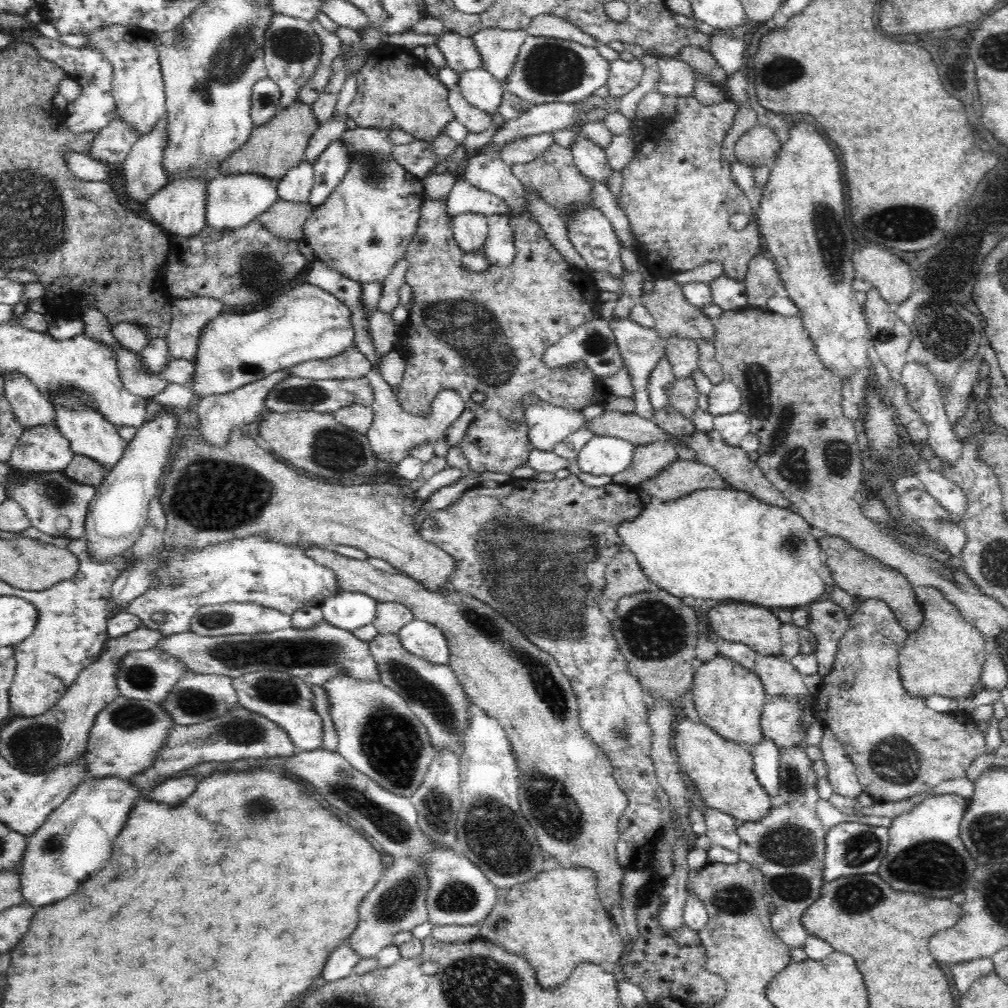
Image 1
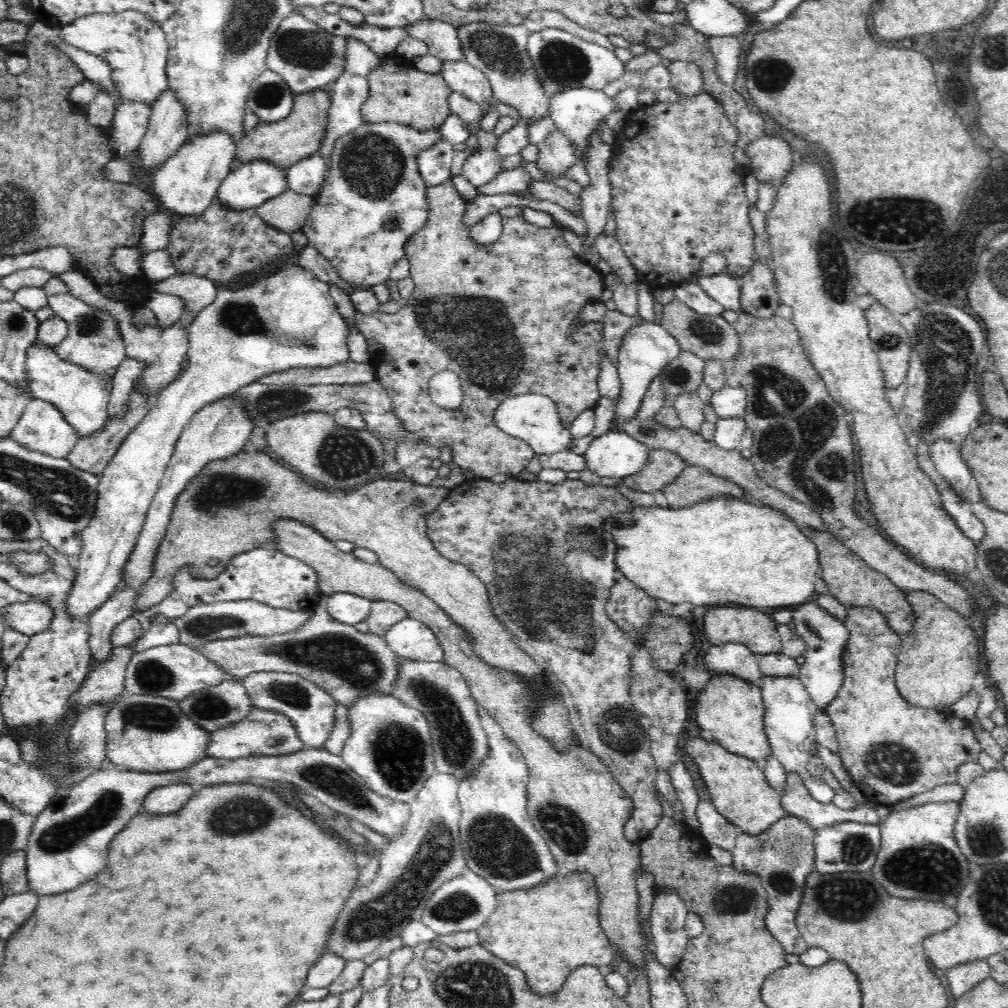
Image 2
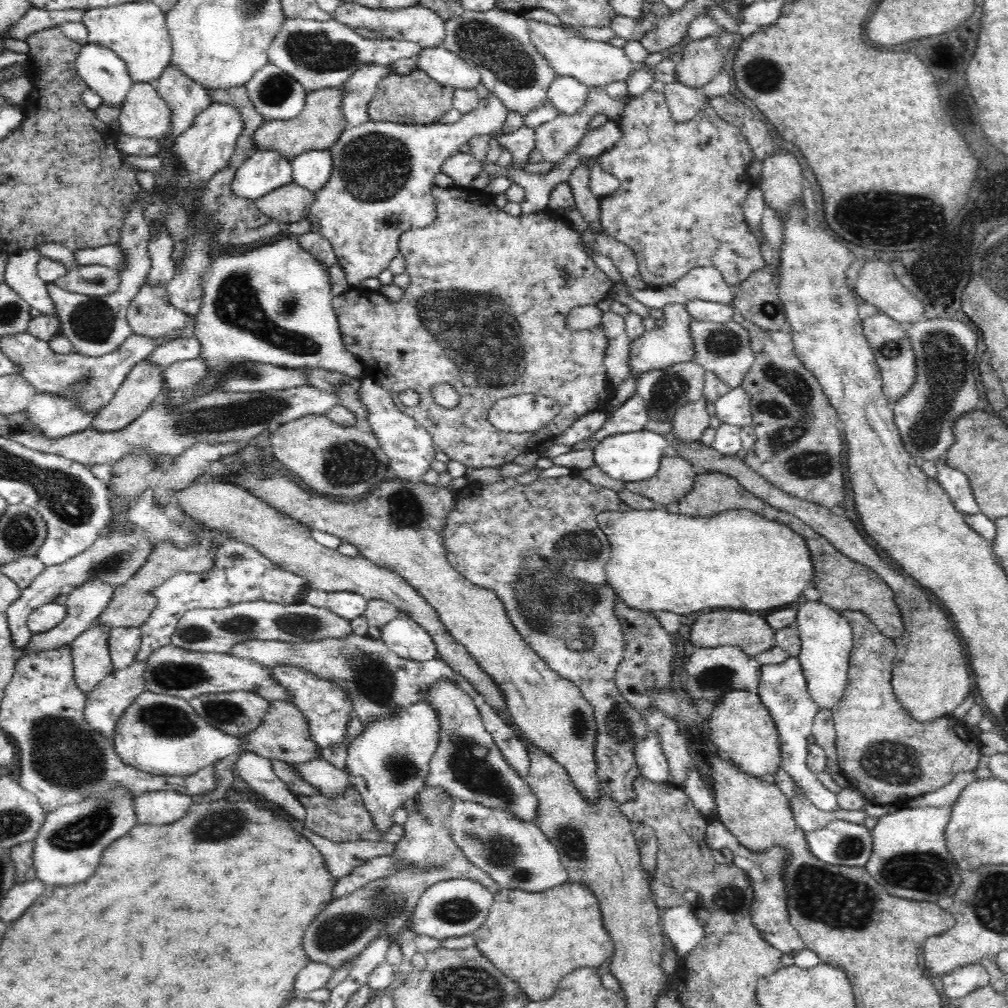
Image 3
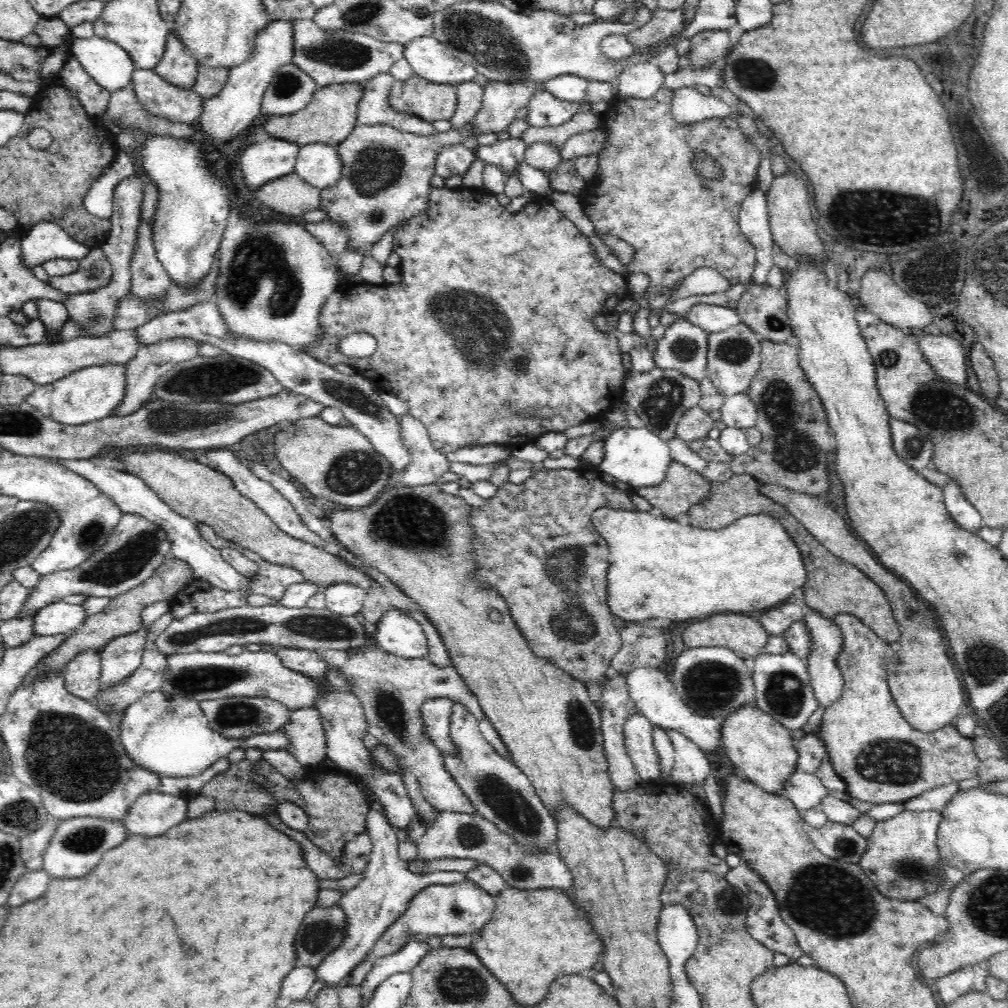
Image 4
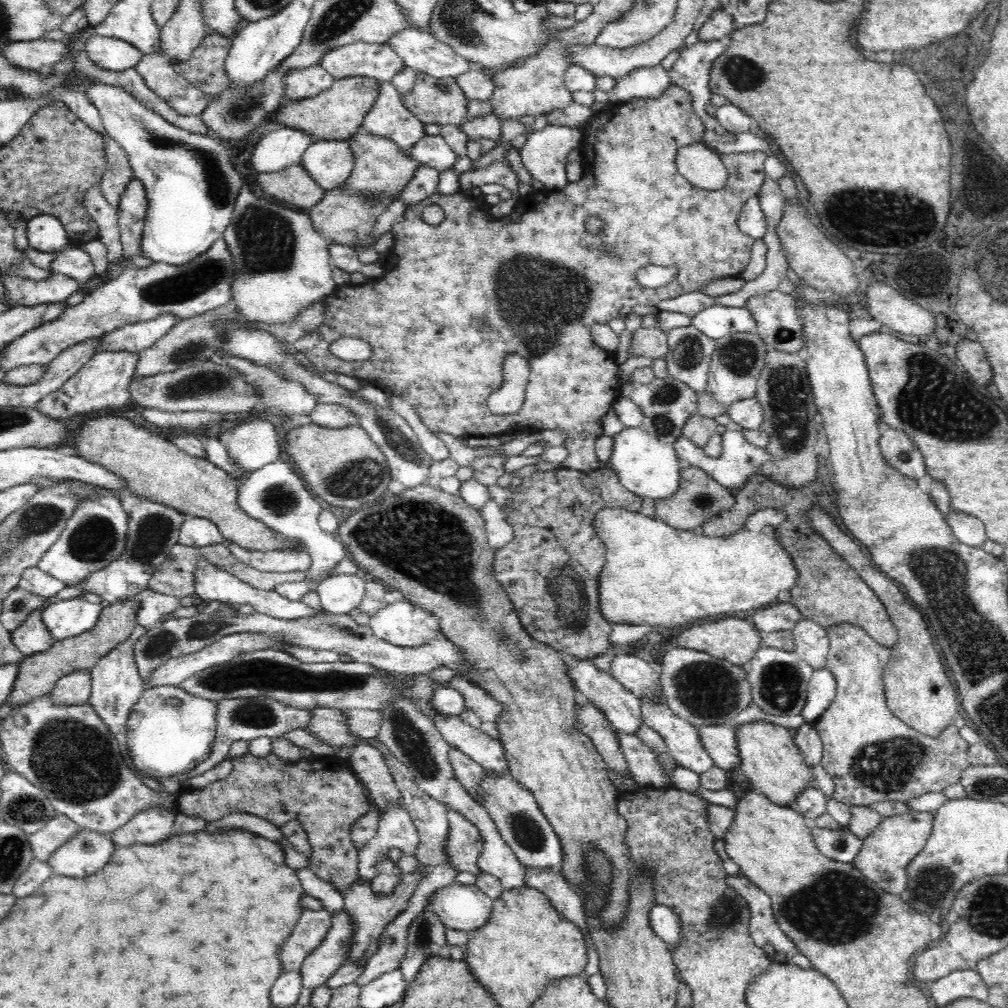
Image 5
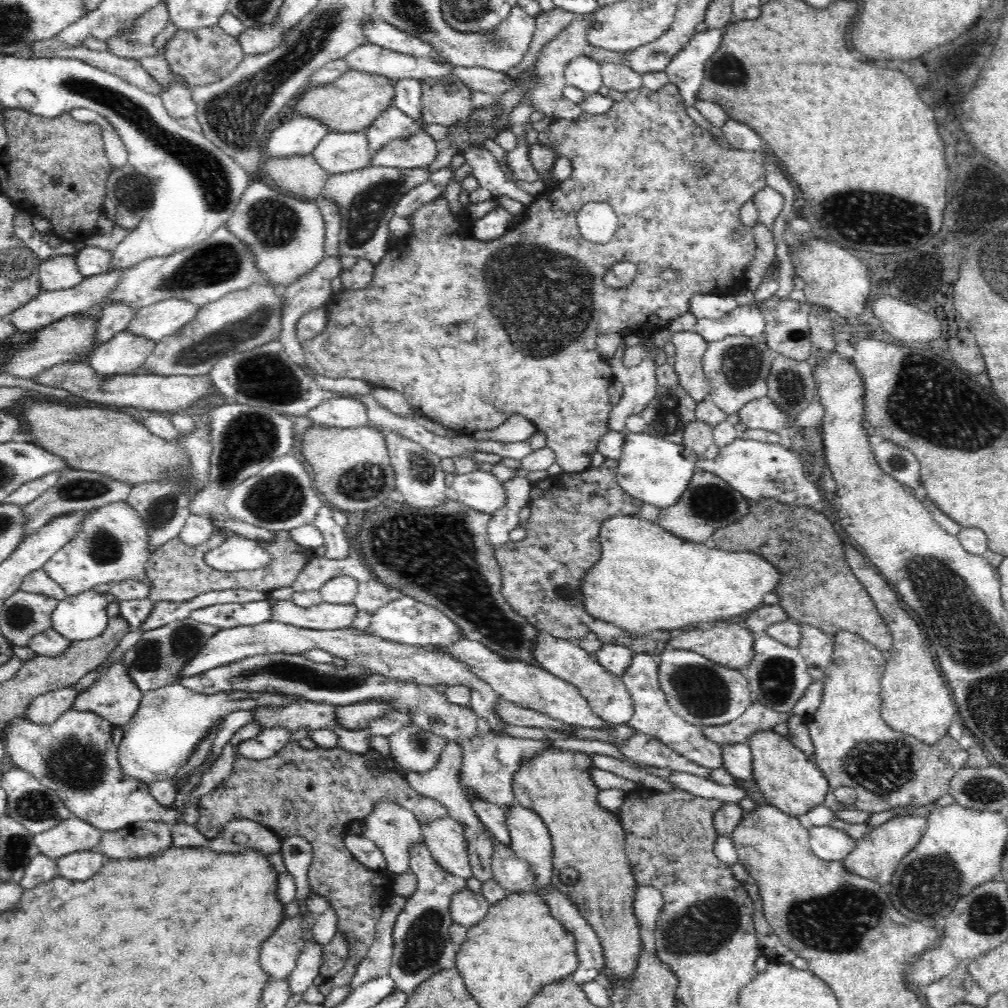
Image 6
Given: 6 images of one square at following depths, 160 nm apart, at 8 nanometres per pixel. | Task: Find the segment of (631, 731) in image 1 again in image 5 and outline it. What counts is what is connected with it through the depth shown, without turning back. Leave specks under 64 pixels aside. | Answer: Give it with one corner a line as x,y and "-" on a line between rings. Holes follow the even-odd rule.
607,465
588,473
562,466
552,471
540,470
523,477
522,484
518,488
510,487
509,492
511,497
504,506
504,513
513,535
504,546
494,551
494,578
513,602
517,618
528,637
580,662
593,662
612,646
612,623
600,611
600,572
606,564
606,545
595,531
593,518
599,510
608,507
640,512
643,497
626,489

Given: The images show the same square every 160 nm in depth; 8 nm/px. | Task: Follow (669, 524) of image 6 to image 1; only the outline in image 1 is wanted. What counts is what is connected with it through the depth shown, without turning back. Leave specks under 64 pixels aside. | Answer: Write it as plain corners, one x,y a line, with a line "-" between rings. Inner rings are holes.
658,439
636,445
630,464
613,476
613,482
638,486
644,479
655,475
660,469
677,459
674,442

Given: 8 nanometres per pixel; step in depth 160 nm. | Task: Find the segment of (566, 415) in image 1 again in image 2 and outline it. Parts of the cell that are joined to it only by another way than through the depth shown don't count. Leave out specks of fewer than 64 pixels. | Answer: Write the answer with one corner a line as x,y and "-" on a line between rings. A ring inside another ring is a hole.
523,394
506,399
498,406
493,422
506,434
528,443
536,455
566,450
574,439
570,426
564,426
560,413
556,412
553,400
544,395

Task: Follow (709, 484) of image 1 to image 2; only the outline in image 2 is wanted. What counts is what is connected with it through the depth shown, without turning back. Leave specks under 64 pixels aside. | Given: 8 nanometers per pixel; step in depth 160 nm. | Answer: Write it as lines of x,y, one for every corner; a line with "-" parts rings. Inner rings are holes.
690,463
684,465
672,482
661,488
670,507
679,509
716,495
743,498
743,490
730,479
718,476
707,468

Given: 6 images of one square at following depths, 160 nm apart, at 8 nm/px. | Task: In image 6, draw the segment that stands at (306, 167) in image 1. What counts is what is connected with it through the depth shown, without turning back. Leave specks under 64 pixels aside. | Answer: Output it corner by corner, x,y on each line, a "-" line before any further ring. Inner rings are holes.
366,131
328,133
314,148
312,158
328,176
367,168
372,160

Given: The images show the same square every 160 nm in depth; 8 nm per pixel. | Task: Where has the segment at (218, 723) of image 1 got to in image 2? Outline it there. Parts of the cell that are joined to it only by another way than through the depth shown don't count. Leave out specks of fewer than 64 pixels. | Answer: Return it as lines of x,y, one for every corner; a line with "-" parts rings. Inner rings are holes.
253,708
242,719
210,731
205,742
205,757
237,760
240,758
274,757
299,752
304,748
296,729
281,714

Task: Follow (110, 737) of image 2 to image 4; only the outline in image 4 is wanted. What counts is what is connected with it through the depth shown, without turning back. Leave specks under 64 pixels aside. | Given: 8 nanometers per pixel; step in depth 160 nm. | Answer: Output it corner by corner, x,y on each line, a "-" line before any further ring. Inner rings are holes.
160,690
142,696
126,709
120,720
119,735
126,755
136,766
160,776
191,777
204,772
214,762
234,750
254,748
264,751
284,749
287,736
282,730
240,740
224,737
207,723
199,702

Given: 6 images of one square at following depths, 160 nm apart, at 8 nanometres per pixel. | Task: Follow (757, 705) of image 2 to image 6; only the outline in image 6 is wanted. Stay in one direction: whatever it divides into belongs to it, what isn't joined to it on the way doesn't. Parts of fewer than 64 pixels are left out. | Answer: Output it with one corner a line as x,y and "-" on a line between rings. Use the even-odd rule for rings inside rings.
773,729
759,730
747,738
747,743
752,752
752,780
764,794
763,801
795,817
805,814
811,806
823,804
829,785
826,777
788,736
782,737

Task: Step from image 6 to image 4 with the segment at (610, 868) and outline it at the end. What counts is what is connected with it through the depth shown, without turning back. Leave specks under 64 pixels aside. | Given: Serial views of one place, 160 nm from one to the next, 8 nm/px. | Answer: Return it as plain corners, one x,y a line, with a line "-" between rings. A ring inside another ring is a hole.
438,482
385,490
377,496
376,502
366,508
326,511
322,518
326,534
335,536
334,540
364,557
421,606
422,612
443,639
452,664
456,665
476,696
485,716
499,730
500,737
512,754
511,761
532,781
550,812
561,802
568,802
588,821
601,827
612,825
615,786
609,777
603,747
600,708
590,699
582,682
577,682
545,658
535,655
515,624
505,599
473,579
475,564
471,557
471,533
467,521
471,506
459,495
446,494

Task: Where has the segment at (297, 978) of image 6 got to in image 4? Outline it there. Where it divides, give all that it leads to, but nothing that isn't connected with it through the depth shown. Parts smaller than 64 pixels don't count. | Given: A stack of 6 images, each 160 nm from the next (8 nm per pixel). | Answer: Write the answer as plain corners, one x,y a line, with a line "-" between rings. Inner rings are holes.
346,771
345,774
348,774
353,780
360,778
360,782
364,782
364,786
368,788
370,800
368,800
369,809
367,810
366,822
373,850
362,880
348,892
345,892
339,902
344,907
348,917
348,931
343,945
336,952
332,952
328,958
324,958
322,964
316,967
318,981
326,981
332,986
336,986
350,975
350,972
372,952
378,938
406,914
411,900
424,888
433,884
454,884
466,880
464,873
458,871
432,872
432,874
421,875
408,870
405,861
398,857
399,831
388,819
384,803
376,797
374,789
370,787
370,783
360,773

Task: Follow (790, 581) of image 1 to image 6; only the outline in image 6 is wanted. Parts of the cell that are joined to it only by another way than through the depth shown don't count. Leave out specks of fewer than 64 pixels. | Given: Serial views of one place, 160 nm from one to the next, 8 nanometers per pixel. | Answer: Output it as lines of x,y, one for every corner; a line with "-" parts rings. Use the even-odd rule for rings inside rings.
616,515
610,518
604,519
599,530
599,541
601,542
601,558
592,566
590,572
584,576
583,585
580,586
580,590
583,591
584,605
589,614
592,614
597,620
604,620
604,622
611,623
612,625
637,636
647,637
653,631
669,631
674,629
689,629
696,626
696,622
707,623
712,625
716,620
727,619
730,617
736,617
744,613
750,613
751,611
760,608
764,605
764,596
774,593
776,586
780,584
782,573
780,569
768,561
768,558
762,557
762,555
752,550
722,550
718,547
708,548
703,542
692,542
687,539
680,538
671,532
668,532
664,527
661,527
656,522
652,523
650,520
646,520
639,515

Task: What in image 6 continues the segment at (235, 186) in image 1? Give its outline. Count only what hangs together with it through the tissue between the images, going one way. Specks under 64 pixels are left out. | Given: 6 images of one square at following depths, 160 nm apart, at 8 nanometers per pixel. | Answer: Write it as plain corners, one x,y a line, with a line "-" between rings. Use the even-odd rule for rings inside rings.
294,114
291,120
272,131
266,142
265,155
270,158
312,155
326,134
327,129
321,122

